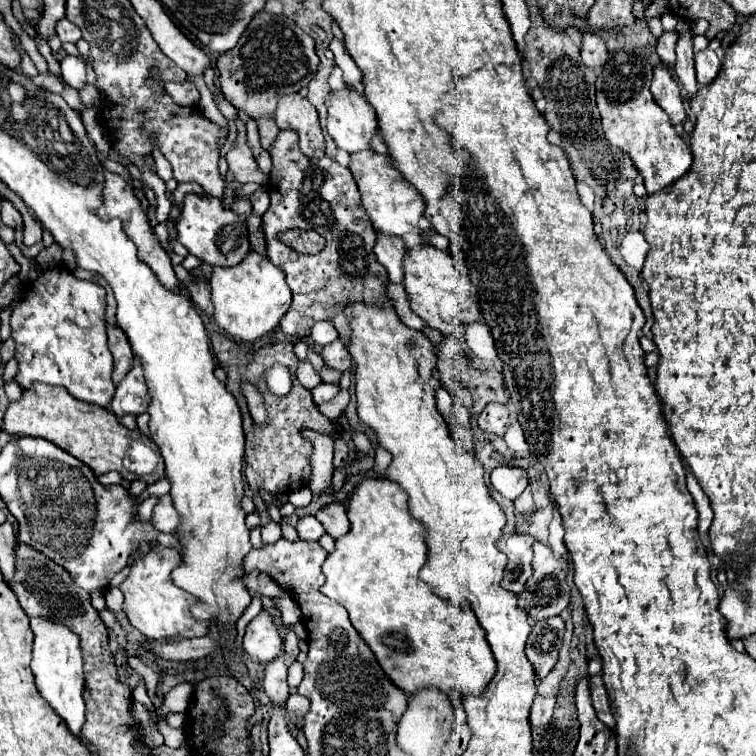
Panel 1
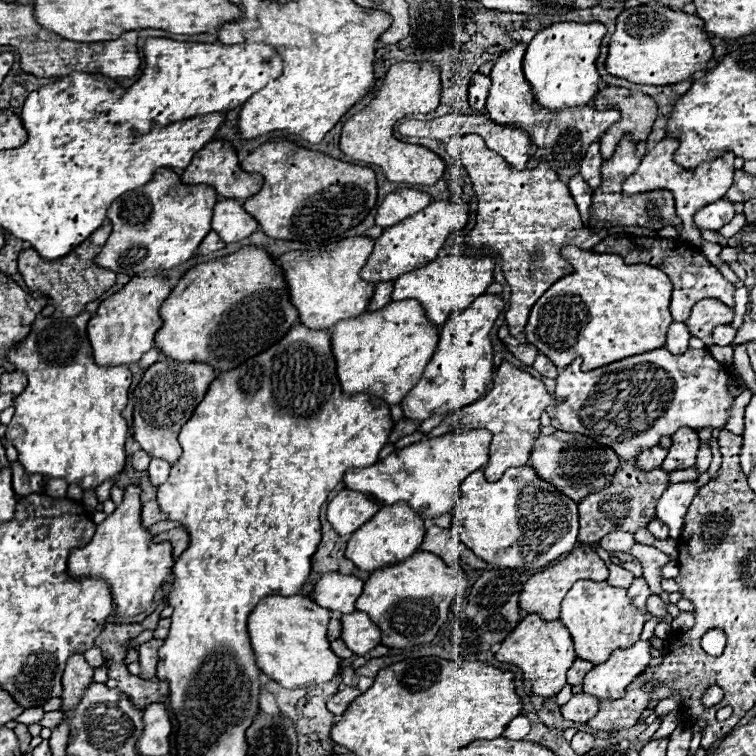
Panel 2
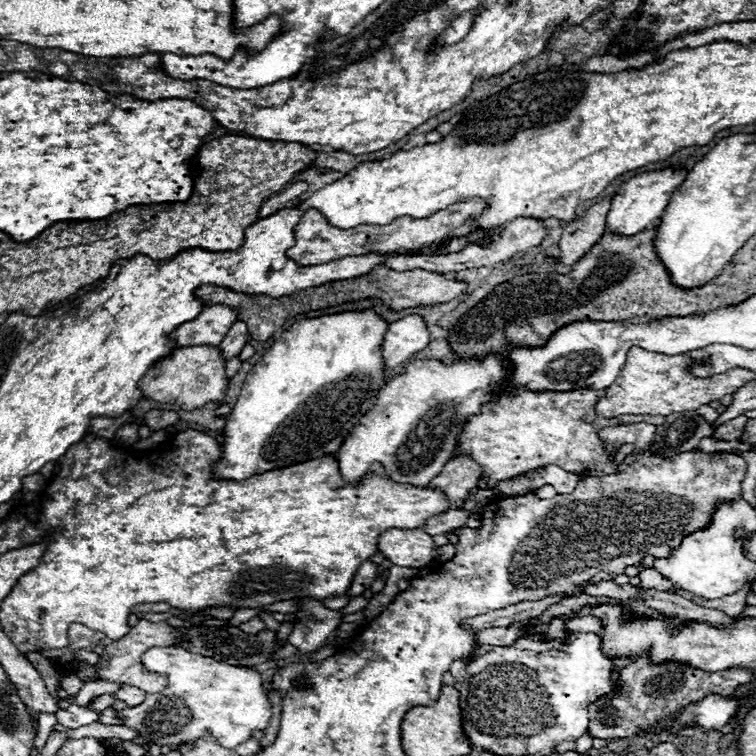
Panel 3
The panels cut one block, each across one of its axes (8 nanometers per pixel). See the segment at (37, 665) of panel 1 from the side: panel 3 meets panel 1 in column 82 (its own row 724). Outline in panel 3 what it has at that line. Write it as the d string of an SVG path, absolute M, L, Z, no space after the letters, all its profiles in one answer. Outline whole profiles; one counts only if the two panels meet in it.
M708 696L692 706L686 706L680 714L678 722L670 728L672 734L692 726L692 722L698 722L698 728L702 730L718 730L722 728L734 714L738 714L740 700L726 700L722 696Z

